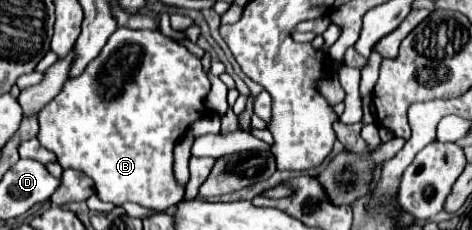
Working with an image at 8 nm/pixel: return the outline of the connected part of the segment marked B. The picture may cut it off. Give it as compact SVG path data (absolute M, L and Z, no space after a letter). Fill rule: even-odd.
M118 28L86 70L76 78L68 78L60 94L40 110L38 140L56 154L62 168L88 174L94 180L94 190L100 200L112 202L114 206L136 202L164 212L184 198L184 188L178 188L172 172L172 148L176 140L208 112L208 92L208 72L200 58L184 44L164 36L160 30Z

